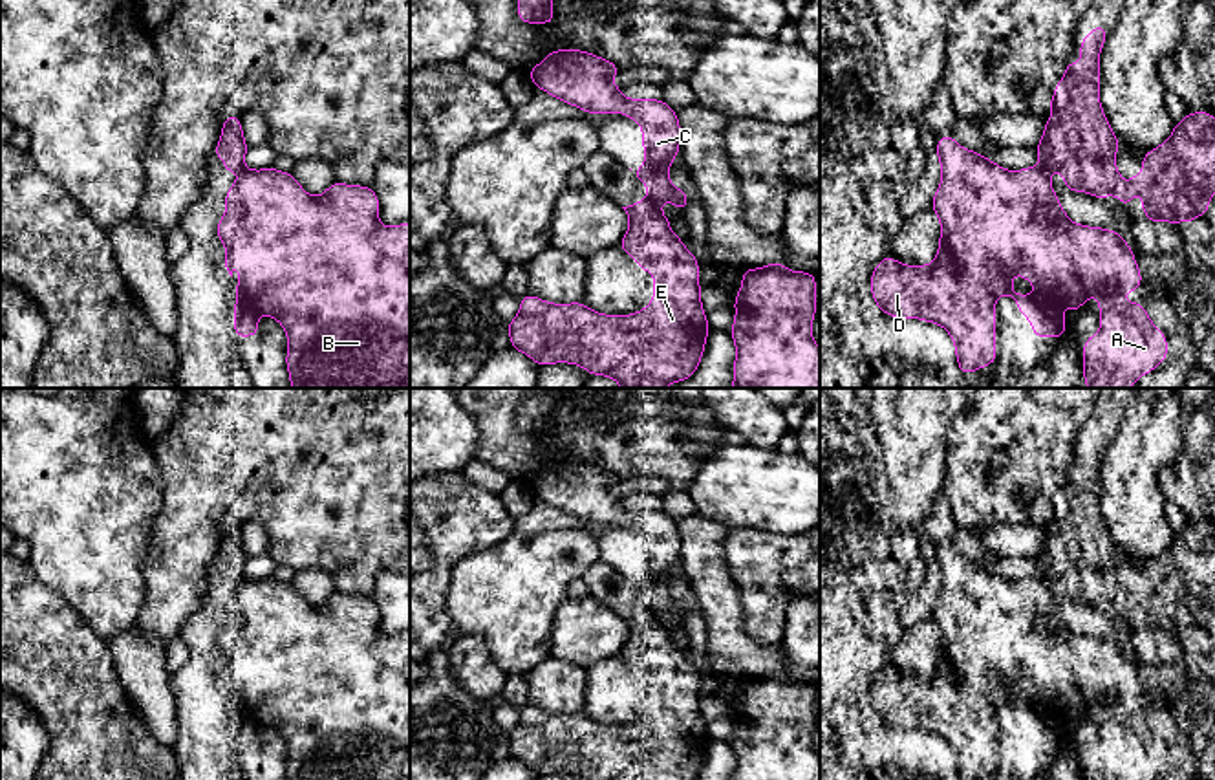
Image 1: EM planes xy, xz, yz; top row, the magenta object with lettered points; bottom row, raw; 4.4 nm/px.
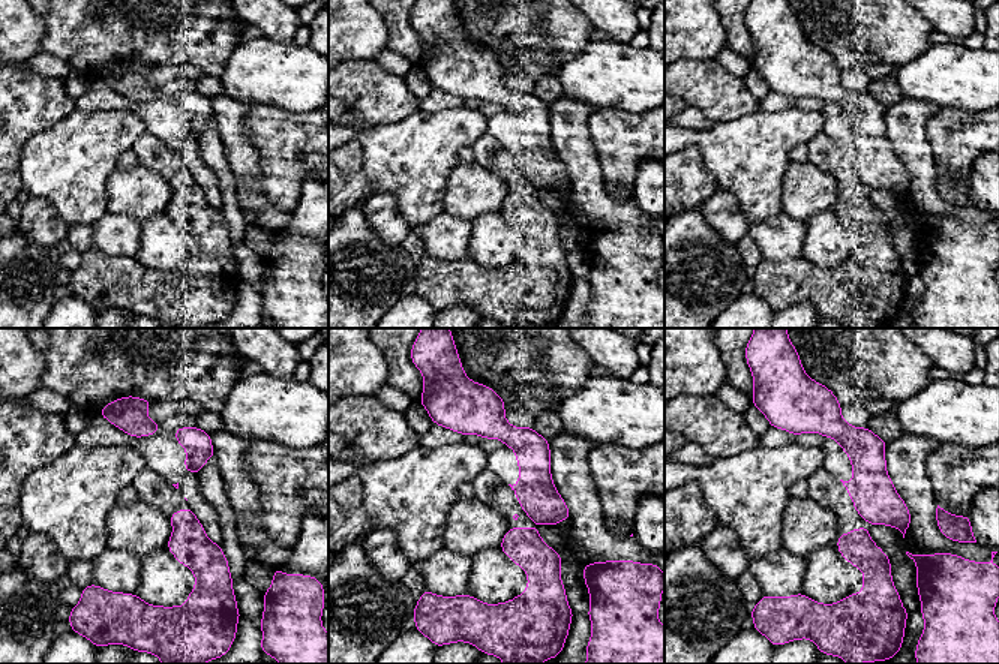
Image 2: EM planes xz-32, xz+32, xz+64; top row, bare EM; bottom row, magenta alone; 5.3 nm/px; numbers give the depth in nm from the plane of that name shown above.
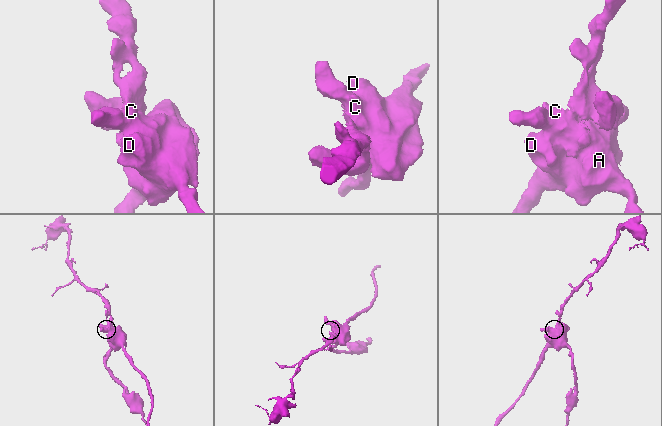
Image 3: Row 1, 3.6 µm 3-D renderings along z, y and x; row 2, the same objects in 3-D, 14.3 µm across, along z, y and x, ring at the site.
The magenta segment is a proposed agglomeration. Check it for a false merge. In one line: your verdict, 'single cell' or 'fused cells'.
fused cells

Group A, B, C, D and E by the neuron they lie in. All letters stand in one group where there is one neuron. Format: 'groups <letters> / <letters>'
groups A B C D / E

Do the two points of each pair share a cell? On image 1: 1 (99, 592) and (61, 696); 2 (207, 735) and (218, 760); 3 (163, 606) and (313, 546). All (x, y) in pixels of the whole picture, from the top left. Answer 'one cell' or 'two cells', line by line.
1: two cells
2: one cell
3: one cell

